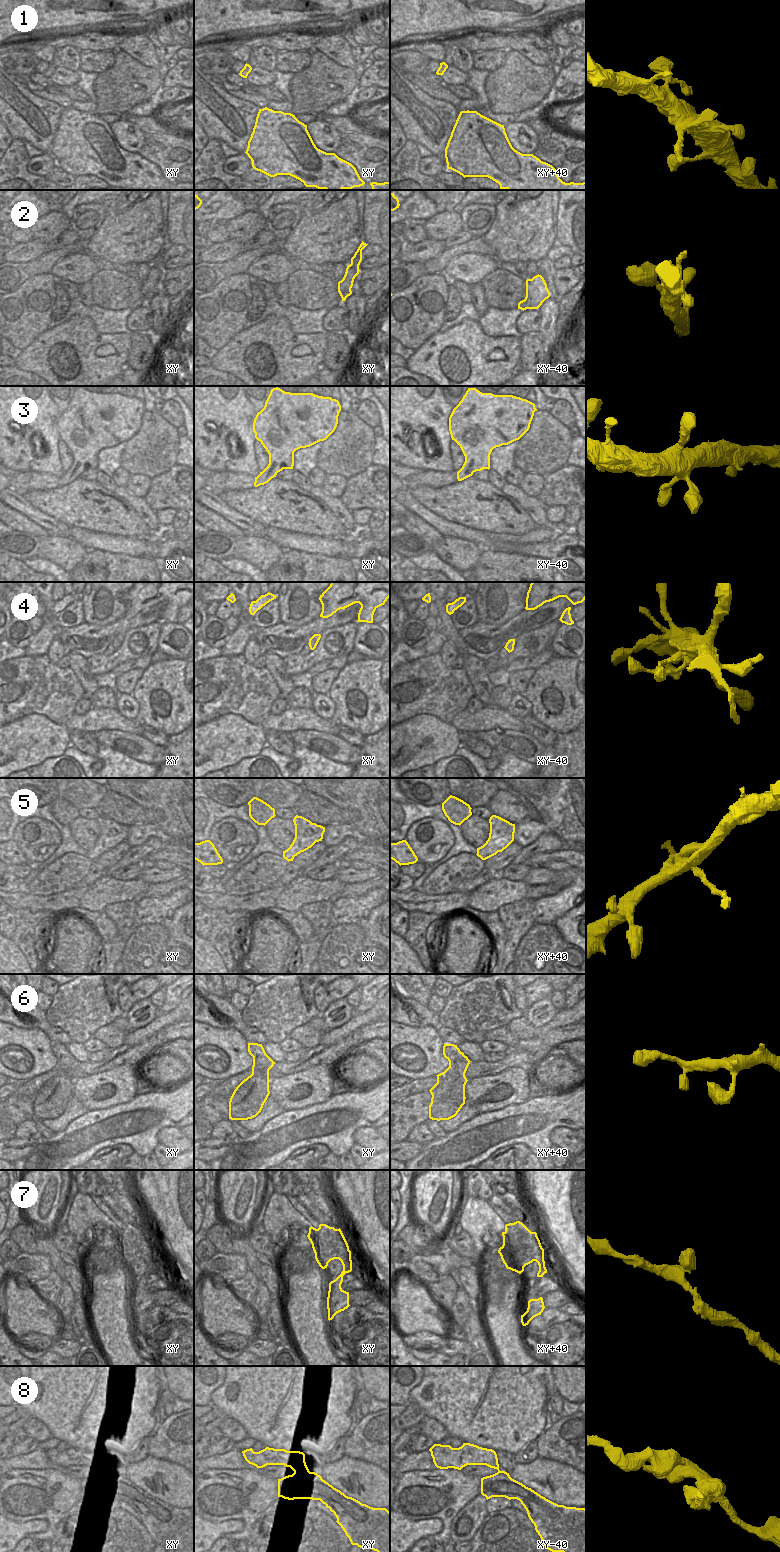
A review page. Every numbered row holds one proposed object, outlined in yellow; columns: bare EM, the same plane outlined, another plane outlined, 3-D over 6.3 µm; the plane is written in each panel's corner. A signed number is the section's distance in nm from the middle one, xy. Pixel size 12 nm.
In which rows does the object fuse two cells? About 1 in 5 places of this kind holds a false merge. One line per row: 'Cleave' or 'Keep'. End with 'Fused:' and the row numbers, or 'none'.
1: Keep
2: Keep
3: Keep
4: Keep
5: Cleave
6: Keep
7: Keep
8: Keep
Fused: 5.

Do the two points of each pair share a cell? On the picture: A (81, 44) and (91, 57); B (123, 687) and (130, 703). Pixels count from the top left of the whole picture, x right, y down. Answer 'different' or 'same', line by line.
A: different
B: different

